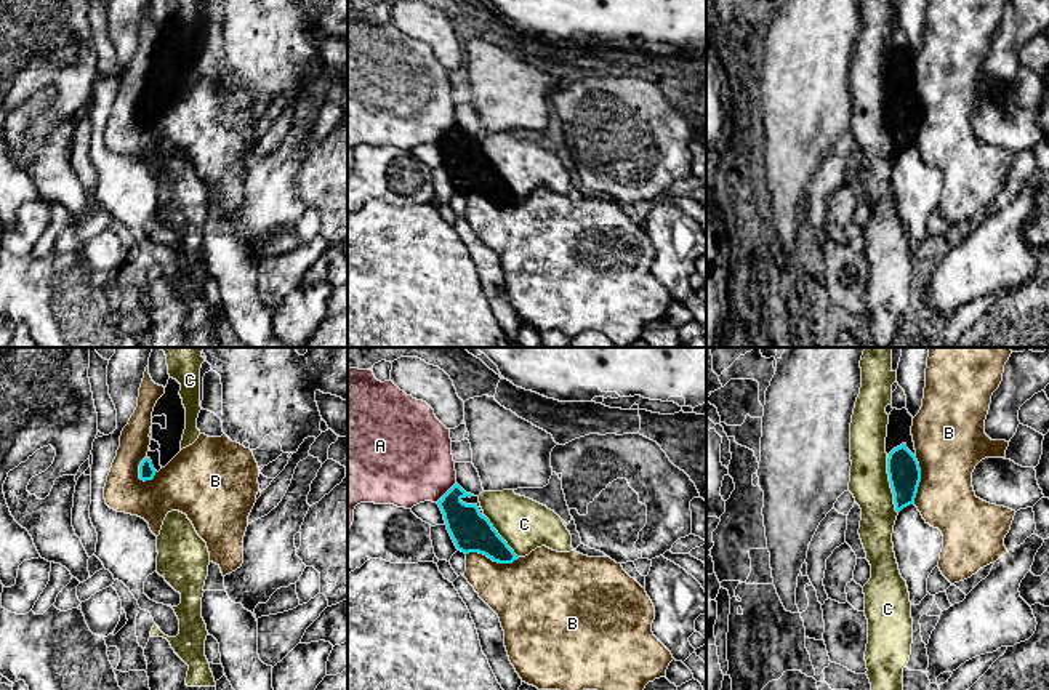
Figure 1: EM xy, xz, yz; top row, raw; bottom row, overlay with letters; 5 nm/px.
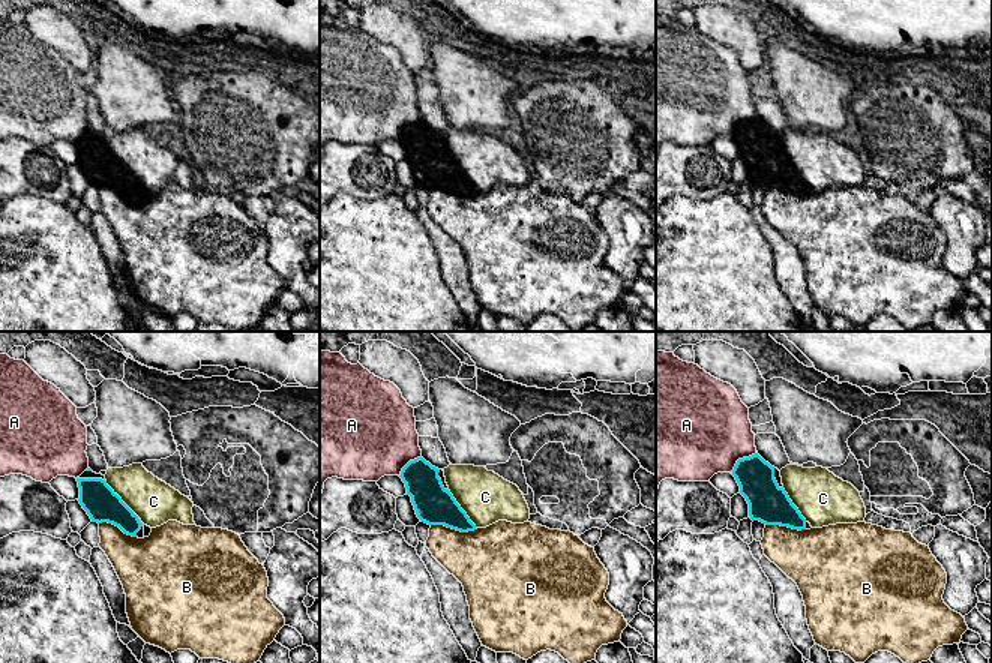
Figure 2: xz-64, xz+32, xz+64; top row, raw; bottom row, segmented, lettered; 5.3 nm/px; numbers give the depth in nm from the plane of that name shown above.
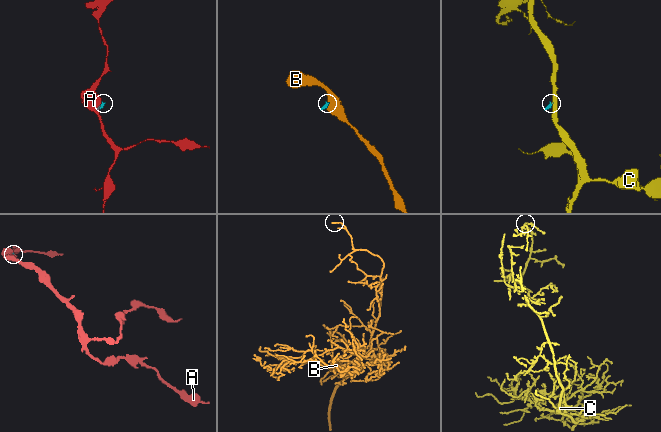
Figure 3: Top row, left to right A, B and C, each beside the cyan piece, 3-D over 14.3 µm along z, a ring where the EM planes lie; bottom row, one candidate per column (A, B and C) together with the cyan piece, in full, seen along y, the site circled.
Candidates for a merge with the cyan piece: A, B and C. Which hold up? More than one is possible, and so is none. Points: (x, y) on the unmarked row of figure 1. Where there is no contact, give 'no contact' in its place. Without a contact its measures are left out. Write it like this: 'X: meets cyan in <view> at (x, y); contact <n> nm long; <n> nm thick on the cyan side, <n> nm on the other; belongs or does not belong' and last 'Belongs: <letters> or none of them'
A: meets cyan in xz at (447, 133); contact 140 nm long; 200 nm thick on the cyan side, 440 nm on the other; does not belong
B: meets cyan in xz at (494, 202); contact 280 nm long; 200 nm thick on the cyan side, 380 nm on the other; does not belong
C: meets cyan in yz at (891, 127); contact 280 nm long; 160 nm thick on the cyan side, 200 nm on the other; does not belong
Belongs: none of them

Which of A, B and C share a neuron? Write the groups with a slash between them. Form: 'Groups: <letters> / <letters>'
Groups: A / B / C

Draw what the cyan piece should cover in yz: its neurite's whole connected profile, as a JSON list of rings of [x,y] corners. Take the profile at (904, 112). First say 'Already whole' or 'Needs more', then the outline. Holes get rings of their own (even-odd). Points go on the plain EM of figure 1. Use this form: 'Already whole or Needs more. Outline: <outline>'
Needs more. Outline: [[[894,50],[890,53],[886,78],[886,94],[887,115],[897,154],[914,144],[921,123],[921,110],[916,101],[911,67],[913,58],[906,50]]]

